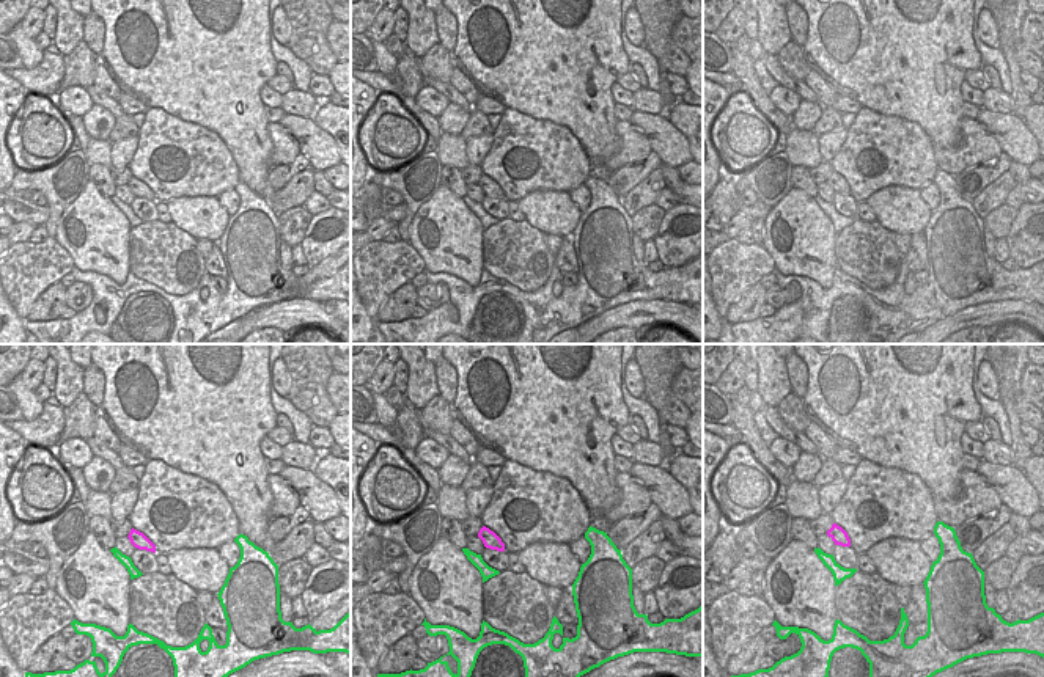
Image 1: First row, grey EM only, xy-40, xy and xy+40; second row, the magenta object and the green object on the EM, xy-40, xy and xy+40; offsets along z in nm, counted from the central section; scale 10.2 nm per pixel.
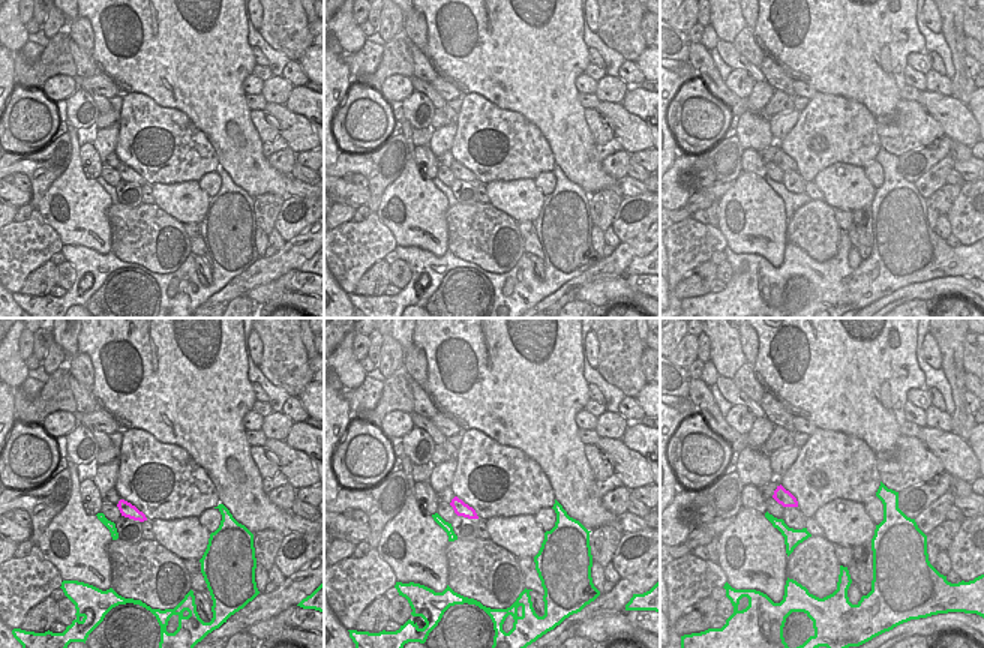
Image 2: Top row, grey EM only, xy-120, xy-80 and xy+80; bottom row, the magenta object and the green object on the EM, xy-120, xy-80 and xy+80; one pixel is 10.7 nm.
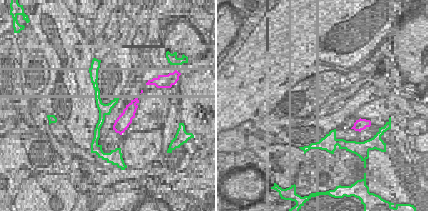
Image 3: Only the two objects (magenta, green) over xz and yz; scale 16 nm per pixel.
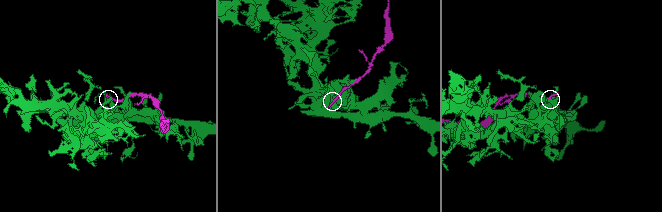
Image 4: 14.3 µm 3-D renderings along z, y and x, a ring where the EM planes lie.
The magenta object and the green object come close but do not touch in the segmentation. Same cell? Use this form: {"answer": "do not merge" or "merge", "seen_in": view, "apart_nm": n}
{"answer": "do not merge", "seen_in": "xy", "apart_nm": 100}

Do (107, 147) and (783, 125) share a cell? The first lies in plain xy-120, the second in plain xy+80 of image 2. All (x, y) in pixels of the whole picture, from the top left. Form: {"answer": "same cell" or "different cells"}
{"answer": "same cell"}

